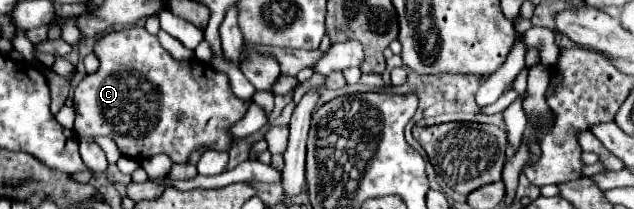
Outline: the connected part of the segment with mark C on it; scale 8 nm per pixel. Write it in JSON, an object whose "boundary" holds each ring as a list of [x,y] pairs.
{"boundary":[[[130,26],[106,34],[96,42],[94,52],[100,58],[100,68],[94,74],[84,76],[74,90],[74,132],[78,136],[108,136],[124,156],[134,160],[166,154],[172,162],[186,162],[188,154],[200,146],[208,146],[210,150],[228,150],[232,146],[226,130],[246,114],[250,104],[232,96],[226,74],[216,72],[210,64],[202,66],[198,60],[174,60],[160,46],[158,38],[148,34],[142,26]]]}

